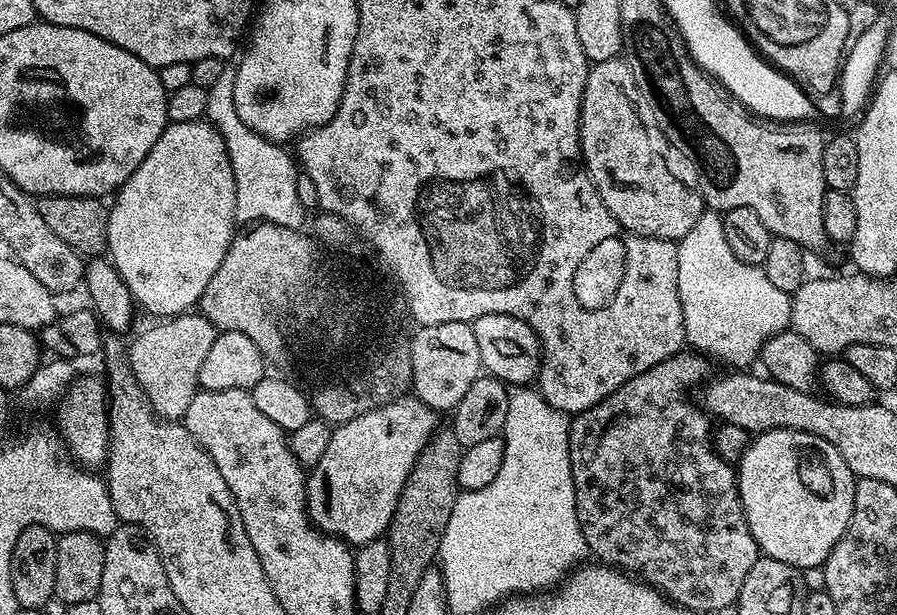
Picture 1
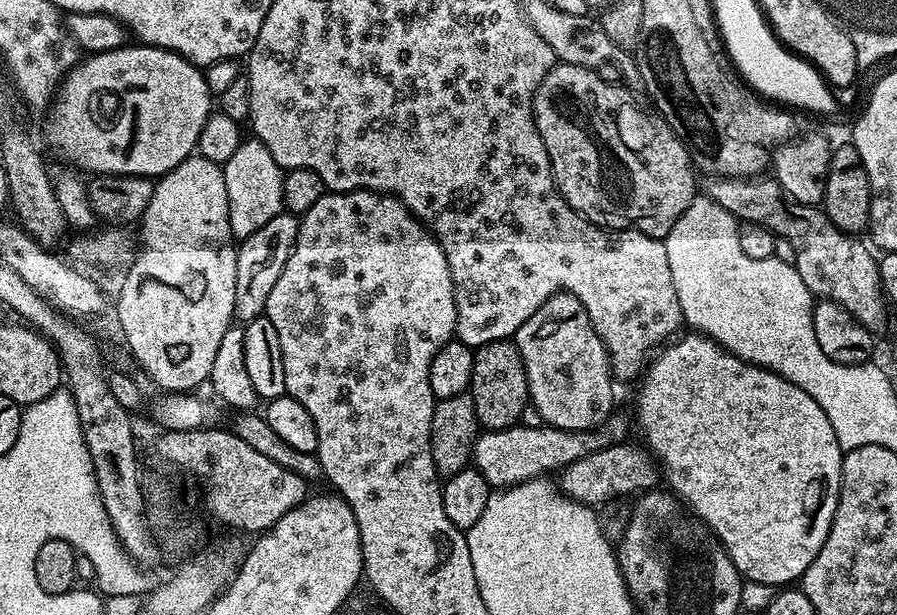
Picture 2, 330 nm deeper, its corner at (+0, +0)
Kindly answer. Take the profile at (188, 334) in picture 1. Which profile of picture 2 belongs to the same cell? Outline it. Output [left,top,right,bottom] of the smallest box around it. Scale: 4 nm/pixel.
[234,210,300,321]

